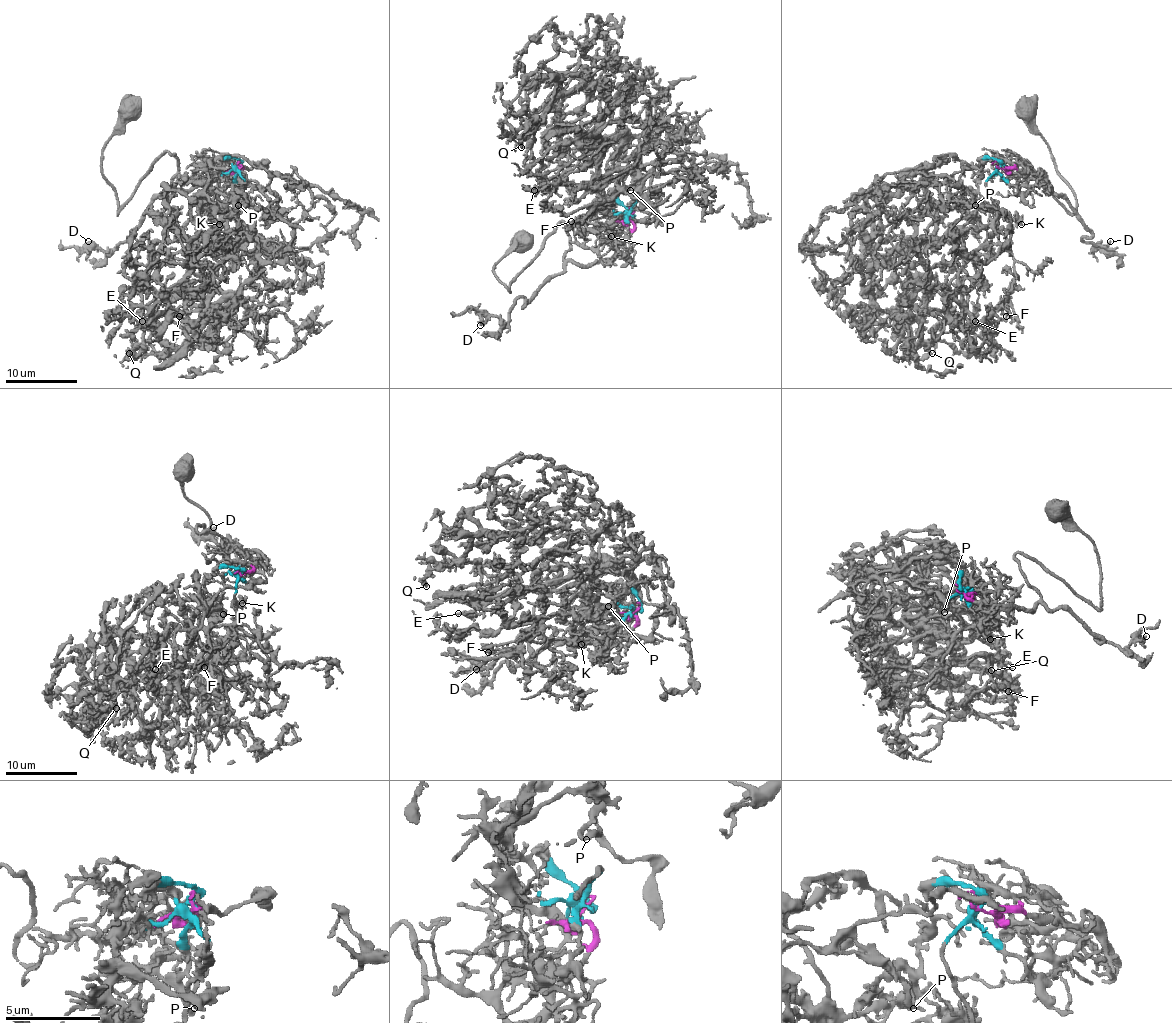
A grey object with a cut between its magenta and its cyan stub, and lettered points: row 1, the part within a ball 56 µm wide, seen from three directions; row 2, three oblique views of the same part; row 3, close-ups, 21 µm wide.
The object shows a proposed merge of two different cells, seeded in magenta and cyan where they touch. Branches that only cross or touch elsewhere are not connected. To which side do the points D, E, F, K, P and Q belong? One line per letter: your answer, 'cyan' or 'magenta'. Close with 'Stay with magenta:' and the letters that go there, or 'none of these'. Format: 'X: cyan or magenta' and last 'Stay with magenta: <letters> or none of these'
D: magenta
E: cyan
F: cyan
K: cyan
P: cyan
Q: cyan
Stay with magenta: D

